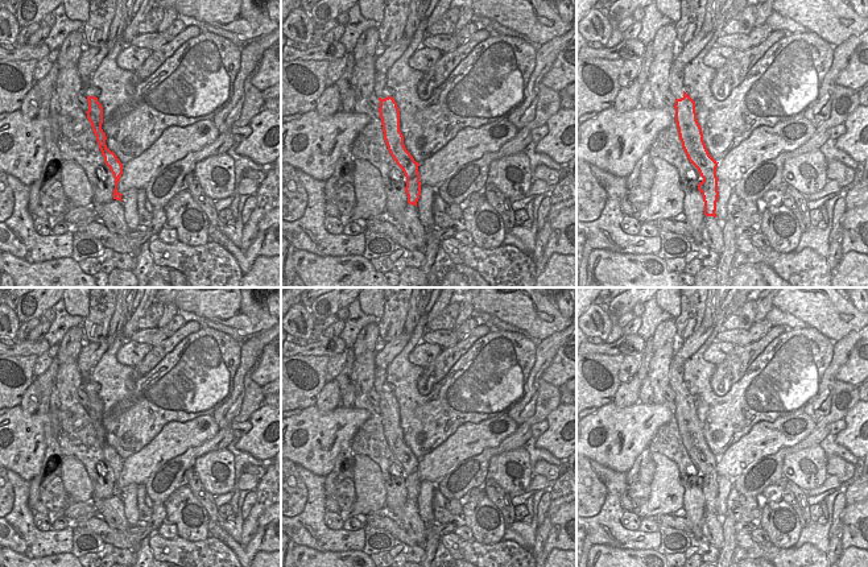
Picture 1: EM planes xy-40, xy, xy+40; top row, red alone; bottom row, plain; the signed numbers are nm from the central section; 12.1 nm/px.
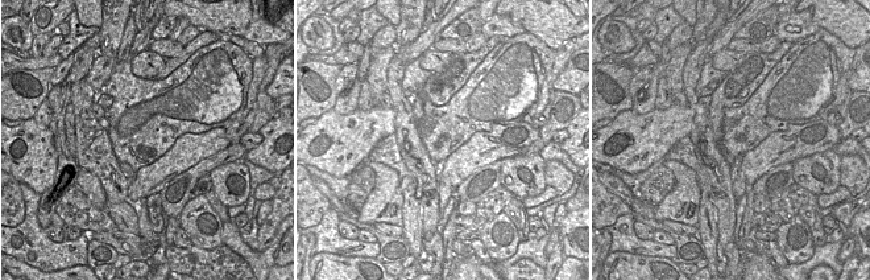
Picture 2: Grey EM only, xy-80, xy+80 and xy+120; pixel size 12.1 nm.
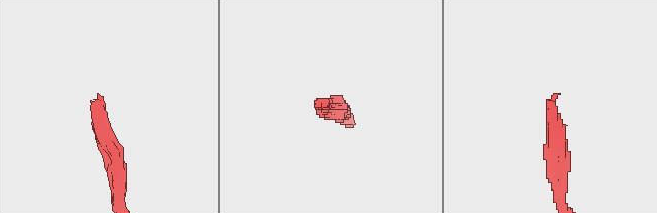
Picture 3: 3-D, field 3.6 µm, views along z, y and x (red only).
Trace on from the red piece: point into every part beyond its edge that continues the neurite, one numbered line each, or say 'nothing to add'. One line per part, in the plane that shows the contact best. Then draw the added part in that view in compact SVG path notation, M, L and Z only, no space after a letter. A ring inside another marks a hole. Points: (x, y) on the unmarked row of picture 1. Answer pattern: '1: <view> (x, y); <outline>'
1: xy+40 (676, 377); M674 355L670 361L669 385L674 394L683 393L683 367L685 361L682 357Z

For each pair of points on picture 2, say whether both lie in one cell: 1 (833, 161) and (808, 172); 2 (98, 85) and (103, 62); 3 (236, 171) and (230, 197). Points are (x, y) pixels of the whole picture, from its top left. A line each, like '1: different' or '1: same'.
1: same
2: same
3: same

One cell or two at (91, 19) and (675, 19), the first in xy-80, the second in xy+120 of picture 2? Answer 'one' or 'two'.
two

